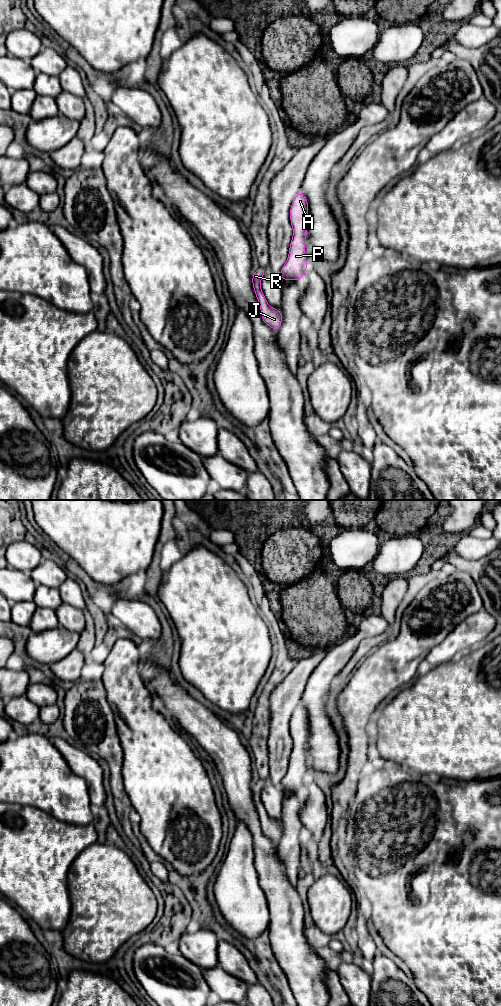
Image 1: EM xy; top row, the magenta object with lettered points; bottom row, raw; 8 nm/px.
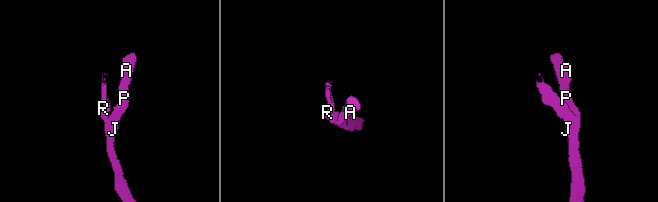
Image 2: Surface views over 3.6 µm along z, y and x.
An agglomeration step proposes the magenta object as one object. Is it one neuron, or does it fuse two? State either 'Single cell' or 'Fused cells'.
Single cell

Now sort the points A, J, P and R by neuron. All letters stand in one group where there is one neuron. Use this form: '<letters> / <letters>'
A J P R

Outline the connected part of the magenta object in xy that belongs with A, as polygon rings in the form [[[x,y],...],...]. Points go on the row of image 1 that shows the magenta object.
[[[302,191],[296,195],[291,204],[290,222],[293,236],[287,261],[279,273],[284,282],[286,280],[303,280],[308,267],[305,253],[307,228],[309,227],[308,200]]]

